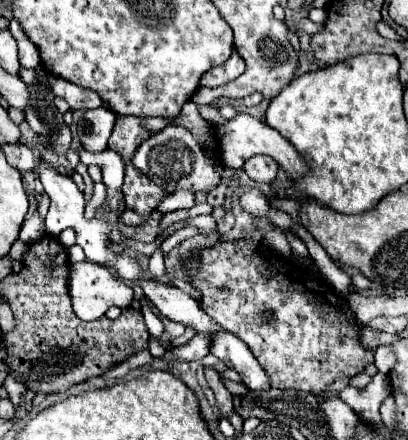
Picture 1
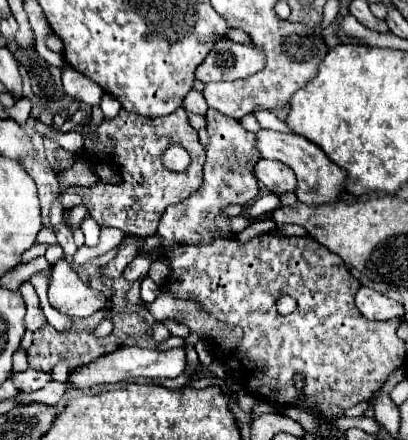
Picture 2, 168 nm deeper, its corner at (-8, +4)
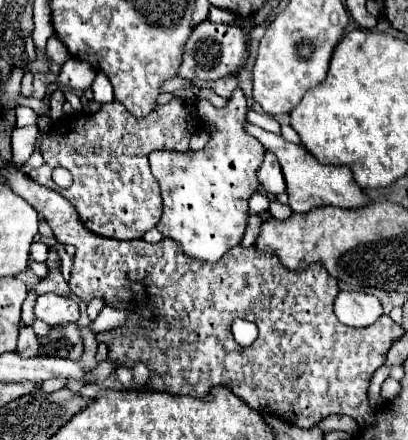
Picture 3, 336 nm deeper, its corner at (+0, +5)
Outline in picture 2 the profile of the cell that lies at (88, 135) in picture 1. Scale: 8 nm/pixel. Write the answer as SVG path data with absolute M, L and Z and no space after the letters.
M104 92L104 94L102 94L100 108L102 108L102 112L104 112L104 118L112 118L112 116L116 116L116 114L118 114L118 110L120 110L122 106L120 106L120 102L118 102L112 94Z

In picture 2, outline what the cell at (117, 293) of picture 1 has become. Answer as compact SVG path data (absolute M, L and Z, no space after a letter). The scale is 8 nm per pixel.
M64 260L56 262L54 266L48 298L52 308L72 318L86 318L96 310L104 308L104 304L108 302L104 294L84 284L76 274L76 270Z

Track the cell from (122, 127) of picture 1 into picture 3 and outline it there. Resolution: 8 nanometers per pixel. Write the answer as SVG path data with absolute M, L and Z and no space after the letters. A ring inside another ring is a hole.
M174 99L144 119L136 119L126 111L122 103L108 103L102 105L100 111L90 113L90 115L72 115L72 119L65 123L60 119L58 123L52 125L50 137L46 137L40 143L40 151L44 157L44 165L38 169L30 171L30 177L50 189L58 189L60 195L64 195L78 211L80 221L96 235L102 237L112 237L112 239L140 239L148 229L156 227L160 215L162 215L162 195L160 195L160 185L156 183L156 177L150 171L148 165L148 155L152 151L176 151L176 153L186 153L188 151L188 141L192 131L198 131L200 127L200 117L194 107L184 105L180 99ZM56 167L66 167L74 181L68 189L58 187L52 181L52 169Z

